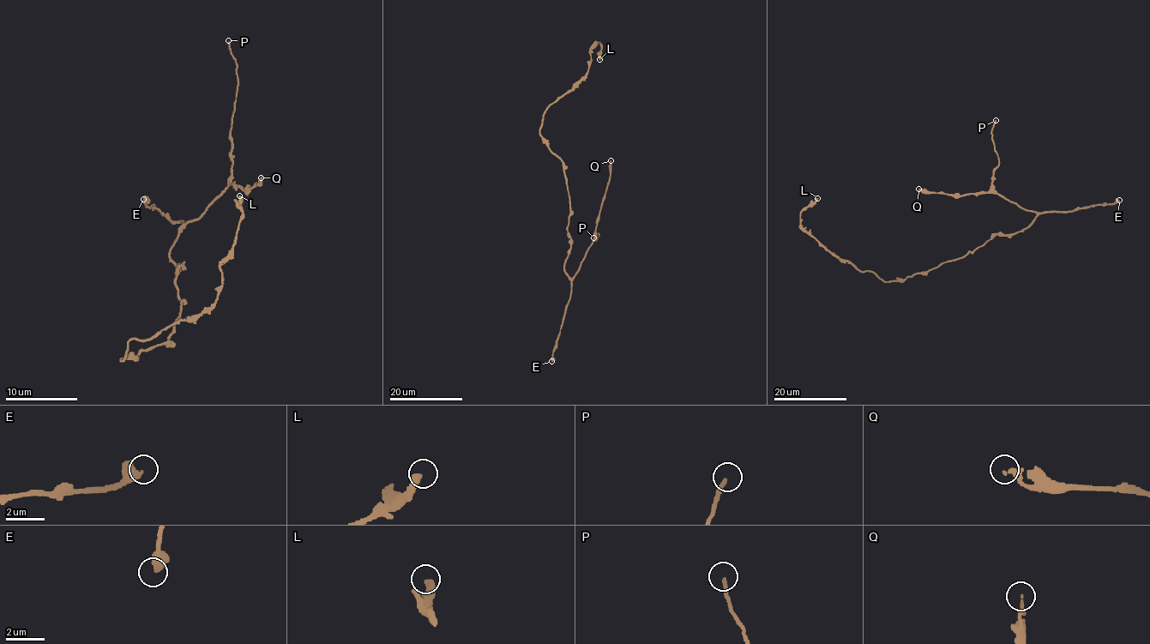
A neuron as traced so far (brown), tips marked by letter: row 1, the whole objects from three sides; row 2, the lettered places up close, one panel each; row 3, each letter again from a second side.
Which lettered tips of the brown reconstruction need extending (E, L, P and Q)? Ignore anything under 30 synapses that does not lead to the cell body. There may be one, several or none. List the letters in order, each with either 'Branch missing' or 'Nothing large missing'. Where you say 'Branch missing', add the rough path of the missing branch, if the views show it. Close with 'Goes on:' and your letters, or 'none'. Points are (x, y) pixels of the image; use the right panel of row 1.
E: Nothing large missing
L: Nothing large missing
P: Nothing large missing
Q: Branch missing. Course of what is missing: (918, 189), (908, 185), (900, 177), (900, 168), (905, 160), (903, 157), (886, 141), (878, 139)
Goes on: Q

